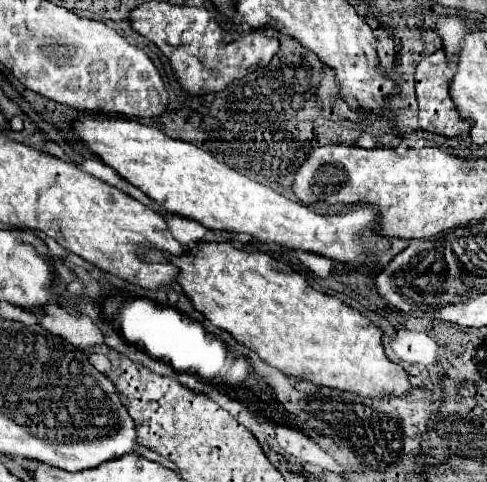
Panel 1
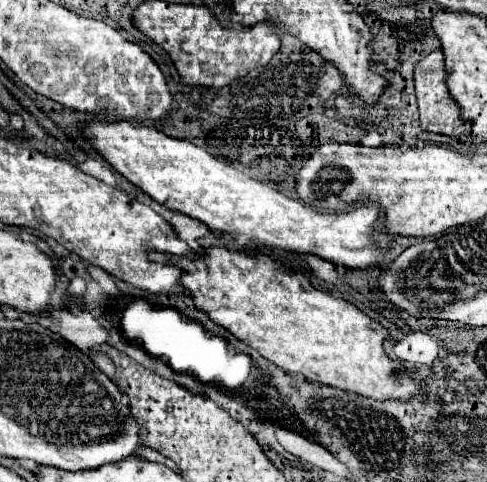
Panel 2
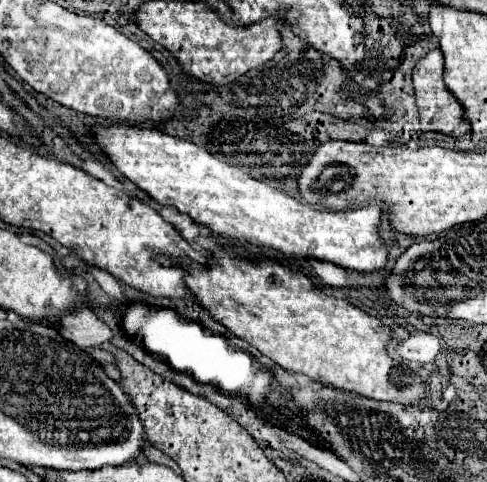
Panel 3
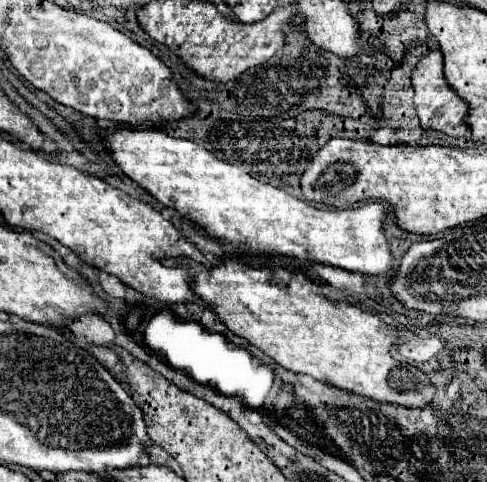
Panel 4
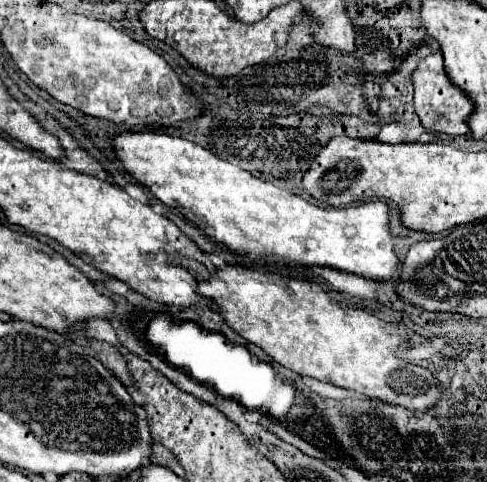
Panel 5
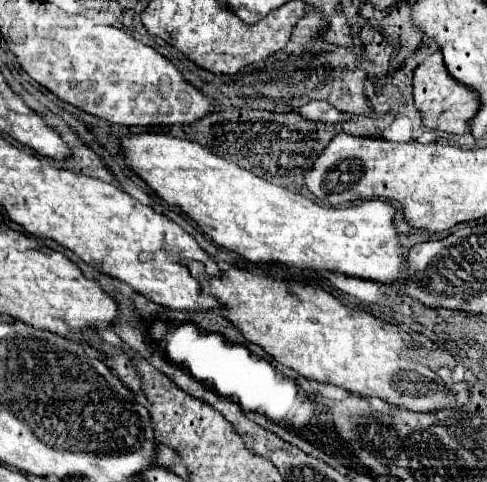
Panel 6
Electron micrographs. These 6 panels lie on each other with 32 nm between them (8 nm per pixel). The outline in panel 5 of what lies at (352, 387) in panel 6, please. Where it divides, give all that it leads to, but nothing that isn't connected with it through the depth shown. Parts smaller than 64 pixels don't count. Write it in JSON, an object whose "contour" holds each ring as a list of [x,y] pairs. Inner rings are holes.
{"contour":[[[228,266],[198,280],[198,292],[216,302],[232,330],[300,376],[310,376],[408,410],[424,412],[442,400],[442,386],[434,384],[436,378],[430,370],[396,356],[404,338],[392,334],[392,324],[332,300],[313,282]]]}

